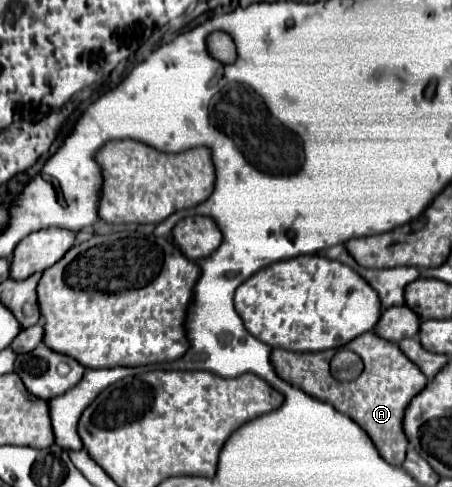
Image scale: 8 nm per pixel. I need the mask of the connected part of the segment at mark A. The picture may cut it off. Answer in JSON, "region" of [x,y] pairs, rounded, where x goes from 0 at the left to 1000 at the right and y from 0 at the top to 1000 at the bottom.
{"region":[[[810,682],[774,698],[774,719],[788,723],[801,743],[805,760],[783,784],[748,784],[730,772],[730,735],[735,719],[721,723],[637,723],[637,719],[602,719],[602,752],[611,768],[633,780],[637,789],[673,801],[677,809],[730,825],[748,846],[779,858],[801,883],[823,899],[836,932],[867,957],[885,957],[898,936],[903,903],[889,887],[889,854],[894,838],[942,793],[942,772],[912,747],[894,723],[872,702],[858,702],[827,682]]]}

